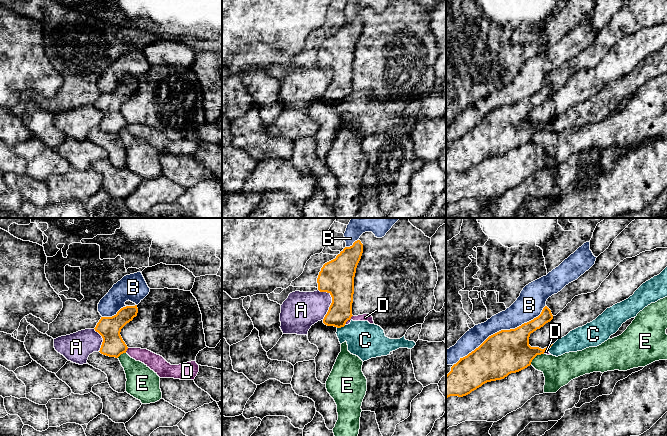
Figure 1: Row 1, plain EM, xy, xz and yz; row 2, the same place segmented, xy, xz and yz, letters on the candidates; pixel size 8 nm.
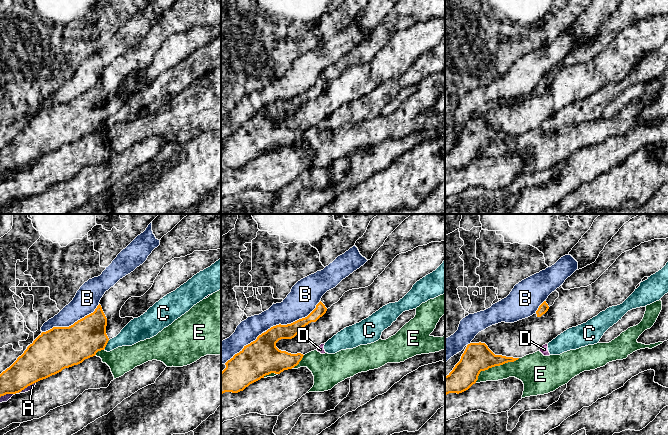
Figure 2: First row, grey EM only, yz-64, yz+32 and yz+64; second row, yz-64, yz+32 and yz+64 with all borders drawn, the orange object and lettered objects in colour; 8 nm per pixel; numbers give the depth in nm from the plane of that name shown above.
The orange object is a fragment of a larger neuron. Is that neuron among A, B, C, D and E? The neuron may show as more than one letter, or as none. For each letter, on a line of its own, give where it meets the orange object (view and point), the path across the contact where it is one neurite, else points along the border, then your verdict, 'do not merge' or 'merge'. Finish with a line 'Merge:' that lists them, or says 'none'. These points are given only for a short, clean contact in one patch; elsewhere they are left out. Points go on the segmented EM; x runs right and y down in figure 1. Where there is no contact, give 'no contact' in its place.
A: contact xz (332, 301); do not merge
B: contact yz (501, 330); do not merge
C: contact xz (341, 326); border xz (345, 325), (337, 328); do not merge
D: contact xz (348, 319); border xz (352, 315), (344, 324); do not merge
E: contact yz (535, 356); do not merge
Merge: none

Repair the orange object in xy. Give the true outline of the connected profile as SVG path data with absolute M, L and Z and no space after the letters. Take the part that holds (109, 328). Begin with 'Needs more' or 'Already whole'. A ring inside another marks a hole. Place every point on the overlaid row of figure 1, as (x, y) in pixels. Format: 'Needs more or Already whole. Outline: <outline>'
Needs more. Outline: M129 300L125 302L125 305L114 316L101 317L94 328L103 338L99 351L103 355L118 358L121 354L126 353L128 349L120 332L127 323L137 316L138 308L135 303Z

